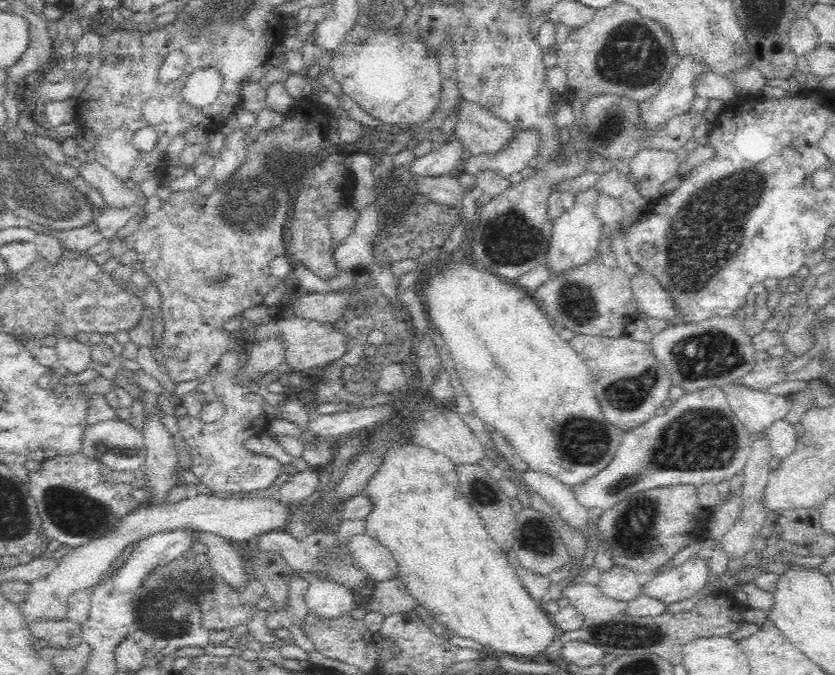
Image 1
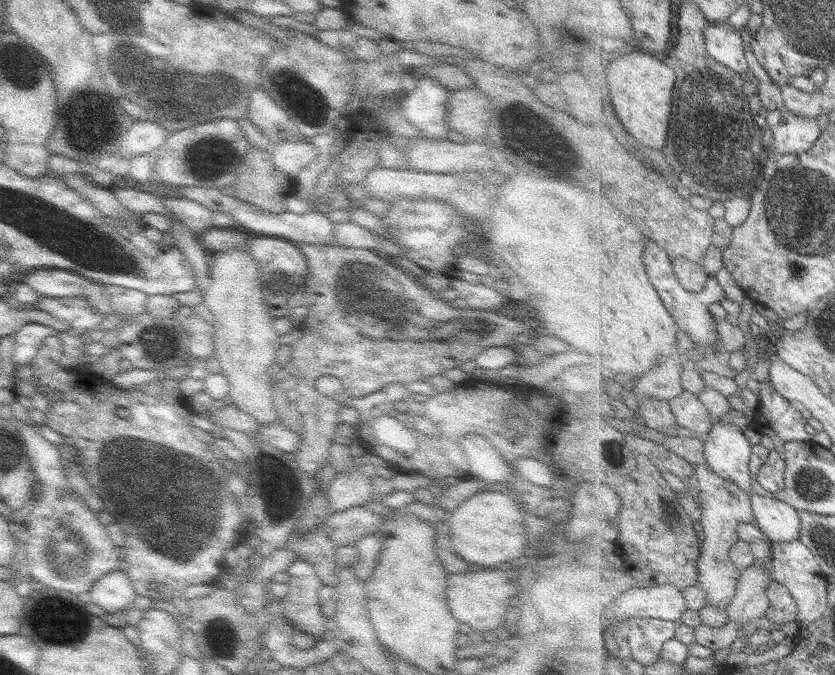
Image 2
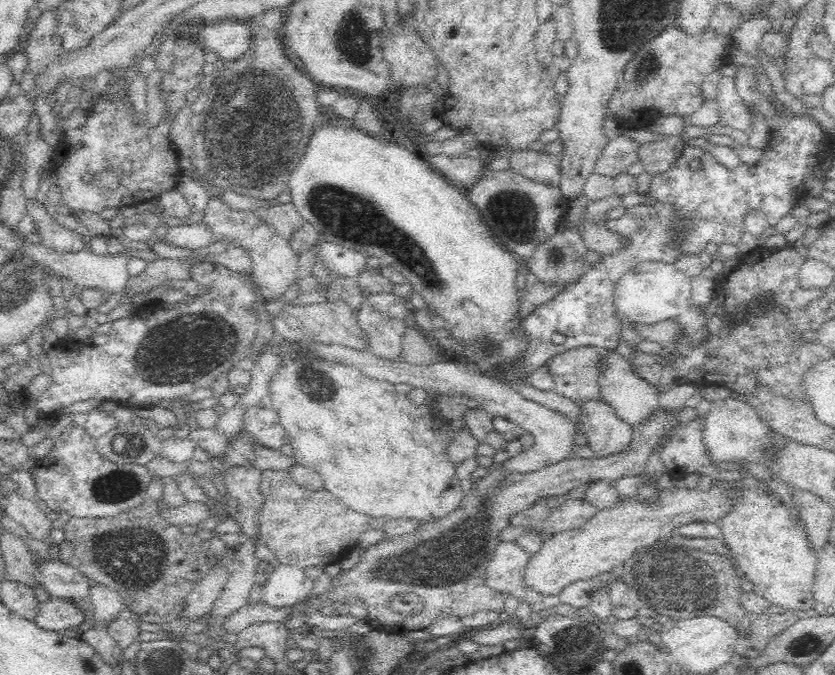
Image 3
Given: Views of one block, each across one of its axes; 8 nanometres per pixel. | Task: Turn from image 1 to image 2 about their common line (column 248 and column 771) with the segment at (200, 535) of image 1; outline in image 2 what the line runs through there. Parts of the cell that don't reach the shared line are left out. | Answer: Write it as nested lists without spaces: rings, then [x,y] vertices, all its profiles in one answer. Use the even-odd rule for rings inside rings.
[[[754,563],[751,566],[742,570],[742,575],[740,576],[735,596],[728,602],[726,606],[726,611],[730,616],[728,621],[720,627],[710,627],[707,625],[697,625],[694,627],[694,637],[696,638],[696,643],[705,645],[711,650],[723,650],[723,648],[729,648],[740,636],[740,628],[749,624],[749,622],[757,621],[766,616],[767,611],[770,607],[770,598],[767,594],[767,587],[773,578],[769,575],[770,571],[763,568],[762,564]]]

